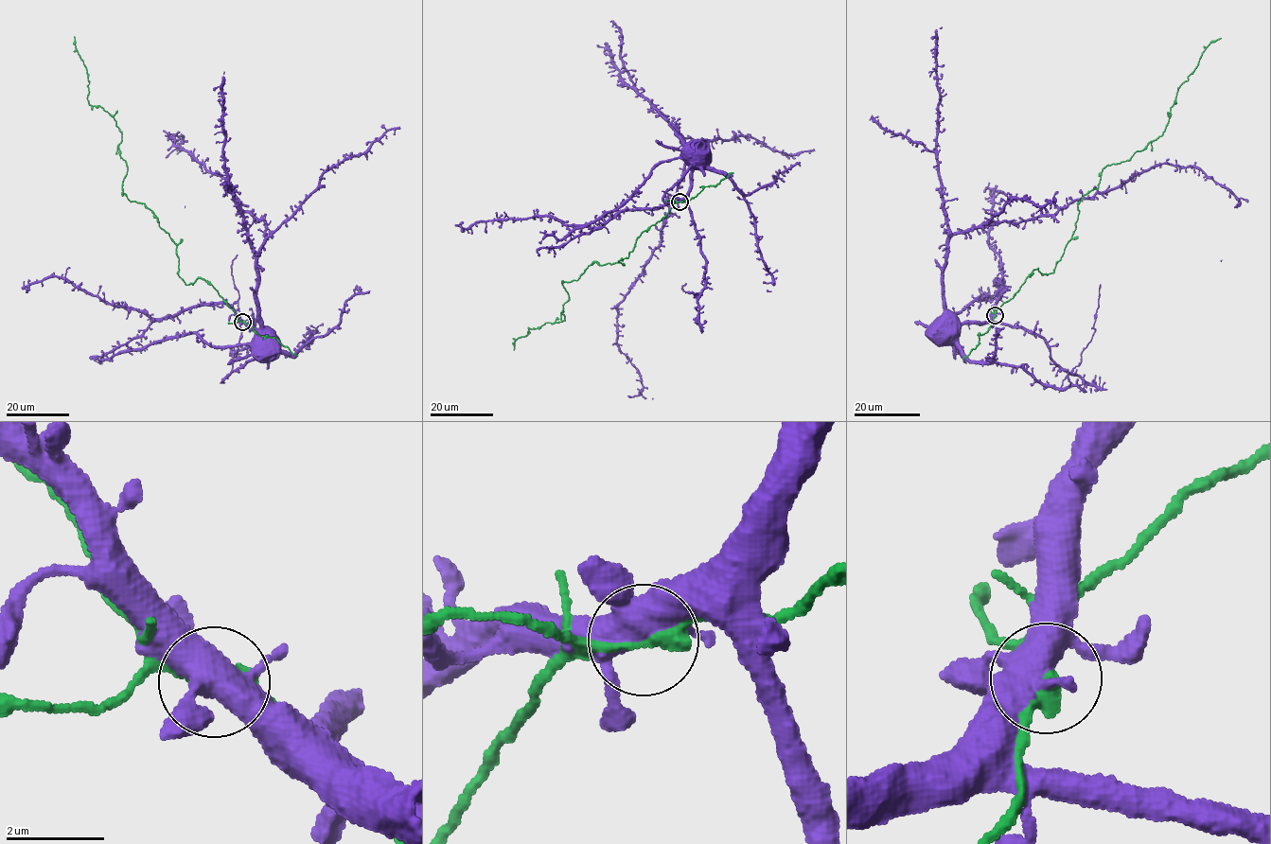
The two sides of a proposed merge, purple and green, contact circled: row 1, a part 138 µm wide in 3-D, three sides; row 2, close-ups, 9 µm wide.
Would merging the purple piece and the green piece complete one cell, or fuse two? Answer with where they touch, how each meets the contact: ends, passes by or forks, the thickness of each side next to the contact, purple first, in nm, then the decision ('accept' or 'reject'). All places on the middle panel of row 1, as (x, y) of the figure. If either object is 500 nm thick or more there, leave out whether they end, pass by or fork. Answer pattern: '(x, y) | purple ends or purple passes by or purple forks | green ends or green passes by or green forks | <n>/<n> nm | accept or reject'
(679, 202) | purple forks | green passes by | 460/320 nm | reject

